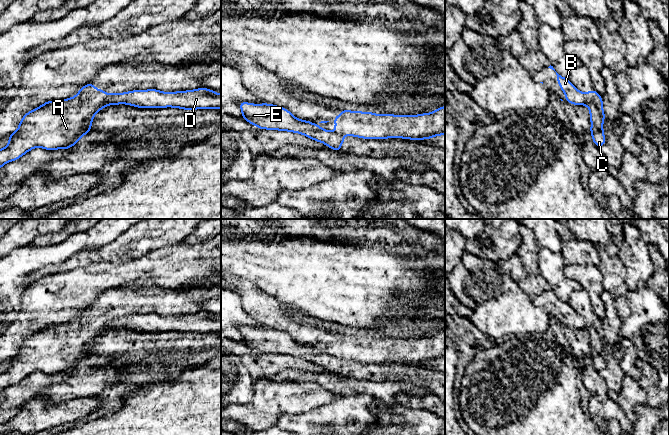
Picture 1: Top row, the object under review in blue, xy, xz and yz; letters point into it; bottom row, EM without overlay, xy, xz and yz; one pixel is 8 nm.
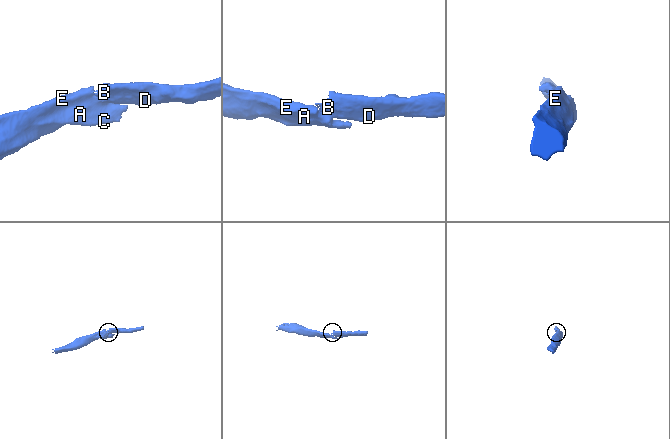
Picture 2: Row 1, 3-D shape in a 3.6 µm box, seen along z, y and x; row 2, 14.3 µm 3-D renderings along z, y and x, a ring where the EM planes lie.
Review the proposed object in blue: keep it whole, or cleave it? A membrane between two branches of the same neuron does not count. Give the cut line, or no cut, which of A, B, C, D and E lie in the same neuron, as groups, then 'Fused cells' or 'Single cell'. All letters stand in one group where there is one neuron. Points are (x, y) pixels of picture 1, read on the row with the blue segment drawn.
Split along xy (116, 93), (112, 97), (110, 104). Groups: A C E / B D. Fused cells

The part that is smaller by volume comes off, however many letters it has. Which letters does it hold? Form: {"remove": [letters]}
{"remove": ["B", "D"]}

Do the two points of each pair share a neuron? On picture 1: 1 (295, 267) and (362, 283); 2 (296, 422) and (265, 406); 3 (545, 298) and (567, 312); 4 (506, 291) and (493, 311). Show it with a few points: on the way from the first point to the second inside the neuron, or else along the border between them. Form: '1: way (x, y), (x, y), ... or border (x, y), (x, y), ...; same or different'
1: way (312, 276), (325, 283), (345, 283); same
2: border (305, 411), (299, 414), (281, 414), (276, 424); different
3: way (550, 302), (562, 311); same
4: way (502, 296), (501, 303), (498, 306); same

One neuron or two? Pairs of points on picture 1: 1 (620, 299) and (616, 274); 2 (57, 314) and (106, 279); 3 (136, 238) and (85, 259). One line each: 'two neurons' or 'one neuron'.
1: one neuron
2: one neuron
3: one neuron

